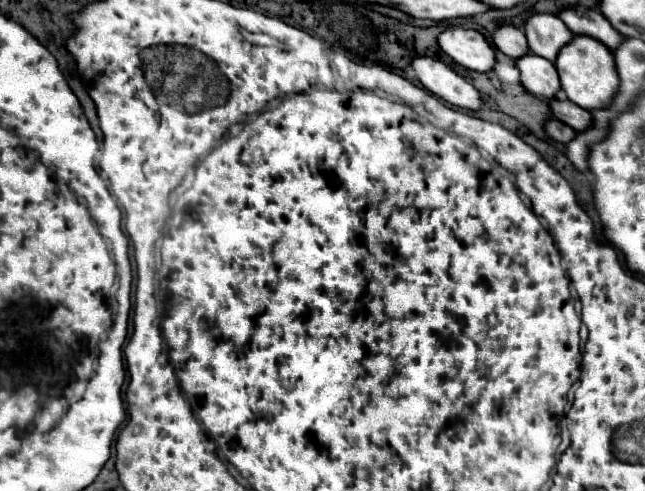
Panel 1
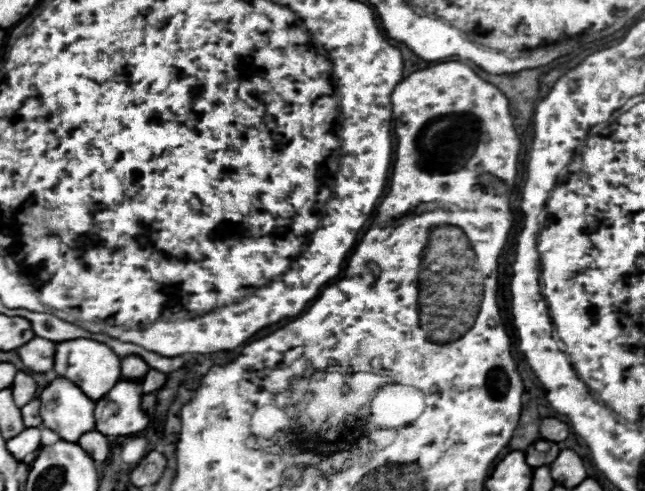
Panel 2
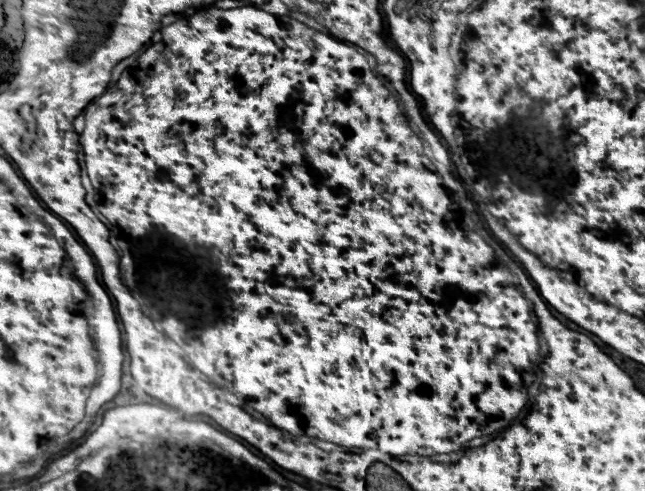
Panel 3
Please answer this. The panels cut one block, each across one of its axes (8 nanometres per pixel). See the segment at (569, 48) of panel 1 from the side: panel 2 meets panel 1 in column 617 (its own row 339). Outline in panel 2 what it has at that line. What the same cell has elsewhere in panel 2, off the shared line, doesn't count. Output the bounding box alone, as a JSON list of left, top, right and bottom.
[54,338,120,400]

